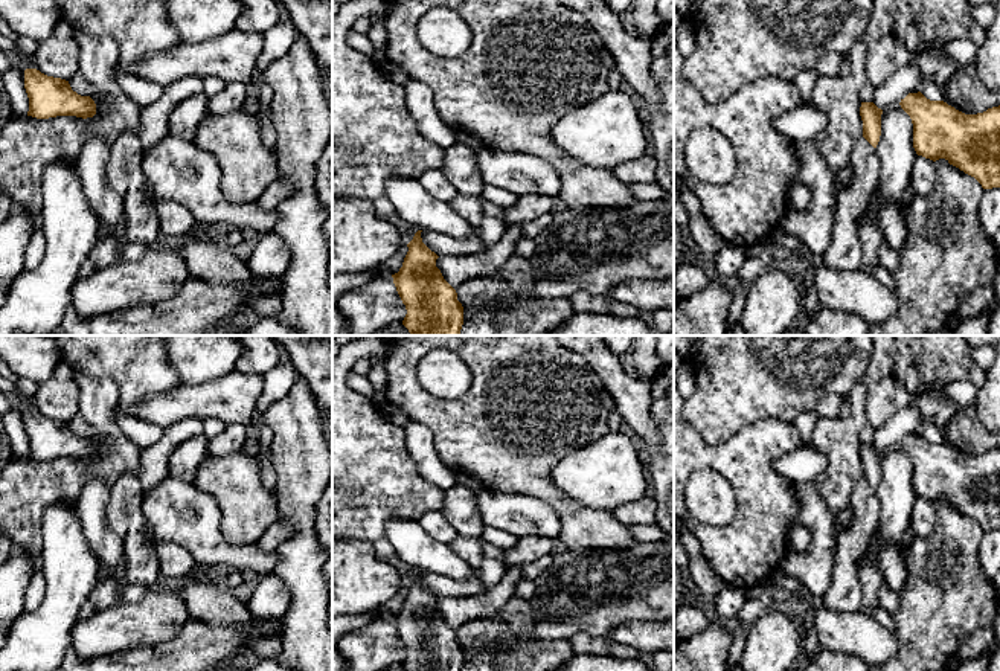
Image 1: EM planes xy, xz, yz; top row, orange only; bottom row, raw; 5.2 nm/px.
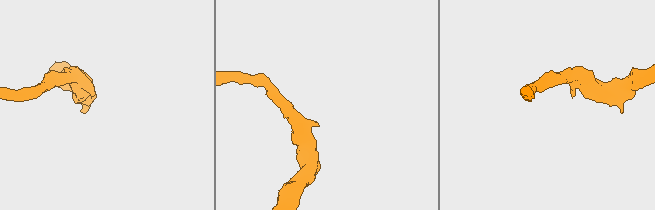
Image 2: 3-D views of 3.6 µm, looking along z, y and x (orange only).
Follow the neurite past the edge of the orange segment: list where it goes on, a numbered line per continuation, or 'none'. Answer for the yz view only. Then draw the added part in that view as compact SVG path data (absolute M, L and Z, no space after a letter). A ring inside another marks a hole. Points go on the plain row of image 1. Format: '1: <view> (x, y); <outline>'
1: yz (845, 593); M860 479L849 505L852 522L837 537L835 563L829 589L819 604L828 610L852 613L861 608L863 587L858 566L866 555L880 525L880 500L877 491Z

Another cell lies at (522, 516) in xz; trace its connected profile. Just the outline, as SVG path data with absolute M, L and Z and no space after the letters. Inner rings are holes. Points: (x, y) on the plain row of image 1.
M485 488L477 493L477 499L485 525L506 531L517 538L527 535L558 538L559 517L538 499L492 493Z

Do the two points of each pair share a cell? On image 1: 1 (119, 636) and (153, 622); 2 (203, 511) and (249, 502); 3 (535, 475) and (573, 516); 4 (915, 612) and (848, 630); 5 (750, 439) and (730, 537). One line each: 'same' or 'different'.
1: same
2: different
3: same
4: different
5: same

